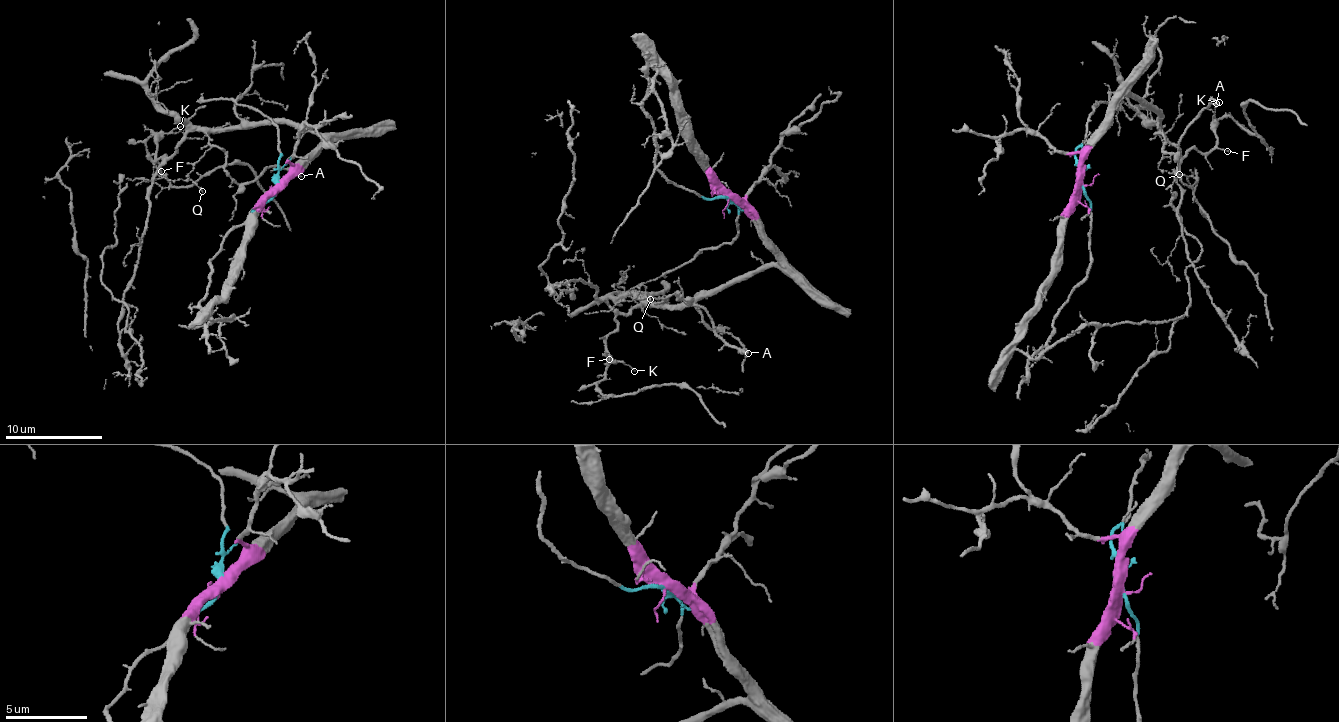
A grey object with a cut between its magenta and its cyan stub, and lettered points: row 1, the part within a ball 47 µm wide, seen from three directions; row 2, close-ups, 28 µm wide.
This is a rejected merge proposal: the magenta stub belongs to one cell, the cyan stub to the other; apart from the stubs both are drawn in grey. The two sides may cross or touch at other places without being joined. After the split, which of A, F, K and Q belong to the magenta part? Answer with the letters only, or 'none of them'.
A, F, K, Q

